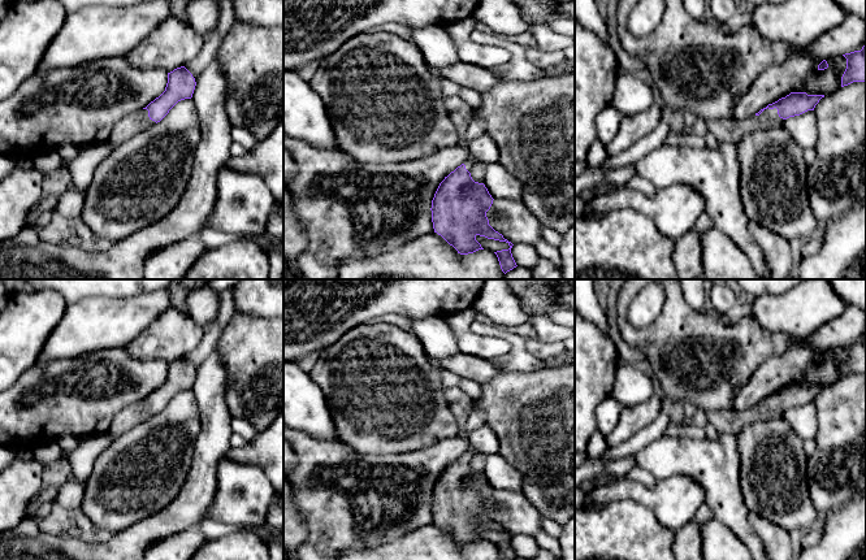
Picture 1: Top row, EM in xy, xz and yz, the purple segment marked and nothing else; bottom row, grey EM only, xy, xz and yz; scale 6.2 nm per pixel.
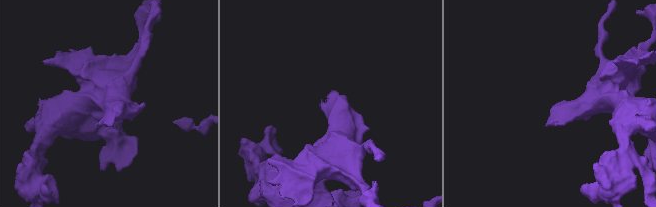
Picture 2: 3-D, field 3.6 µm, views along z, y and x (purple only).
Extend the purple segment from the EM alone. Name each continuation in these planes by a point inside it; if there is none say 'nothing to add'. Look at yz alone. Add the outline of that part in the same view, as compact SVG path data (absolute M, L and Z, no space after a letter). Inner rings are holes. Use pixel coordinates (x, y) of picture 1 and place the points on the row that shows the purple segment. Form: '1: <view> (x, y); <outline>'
1: yz (732, 130); M765 109L759 116L745 120L711 120L706 129L719 143L740 144L749 134L758 130L767 130L783 126L784 120L779 117L778 109Z

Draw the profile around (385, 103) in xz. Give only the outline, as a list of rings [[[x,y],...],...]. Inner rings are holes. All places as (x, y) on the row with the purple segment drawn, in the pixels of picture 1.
[[[363,32],[319,61],[309,86],[322,99],[342,152],[363,164],[394,164],[432,156],[459,143],[459,134],[443,103],[441,77],[425,61],[420,48],[393,32]]]

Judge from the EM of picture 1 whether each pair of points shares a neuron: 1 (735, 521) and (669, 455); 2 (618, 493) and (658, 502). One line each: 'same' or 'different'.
1: same
2: same

